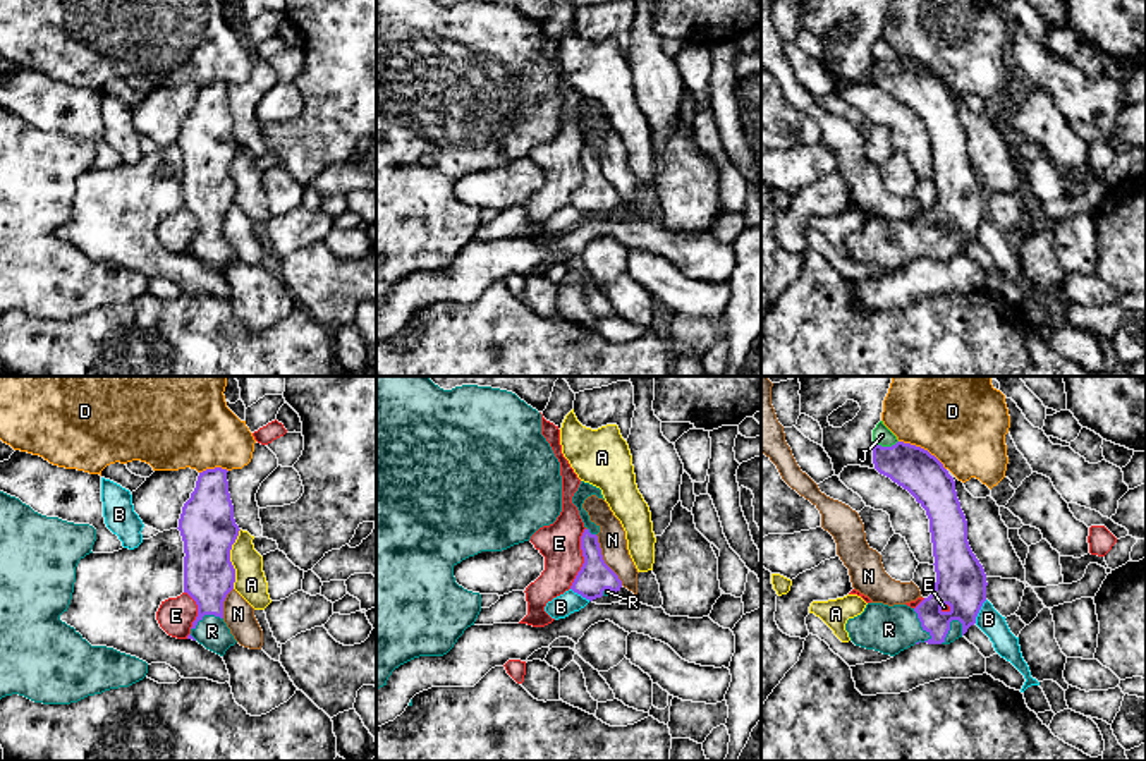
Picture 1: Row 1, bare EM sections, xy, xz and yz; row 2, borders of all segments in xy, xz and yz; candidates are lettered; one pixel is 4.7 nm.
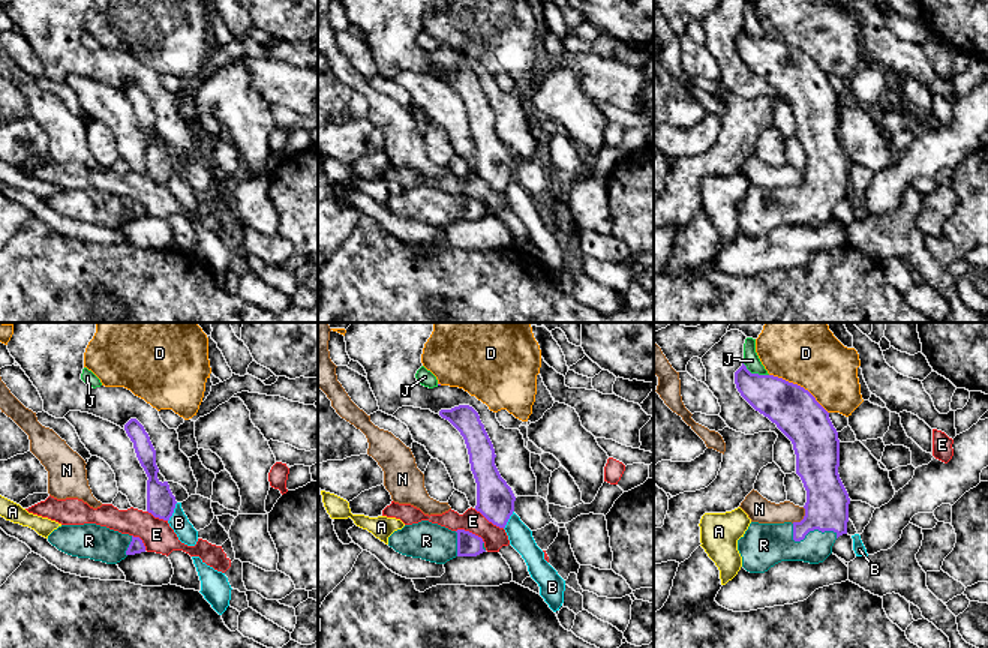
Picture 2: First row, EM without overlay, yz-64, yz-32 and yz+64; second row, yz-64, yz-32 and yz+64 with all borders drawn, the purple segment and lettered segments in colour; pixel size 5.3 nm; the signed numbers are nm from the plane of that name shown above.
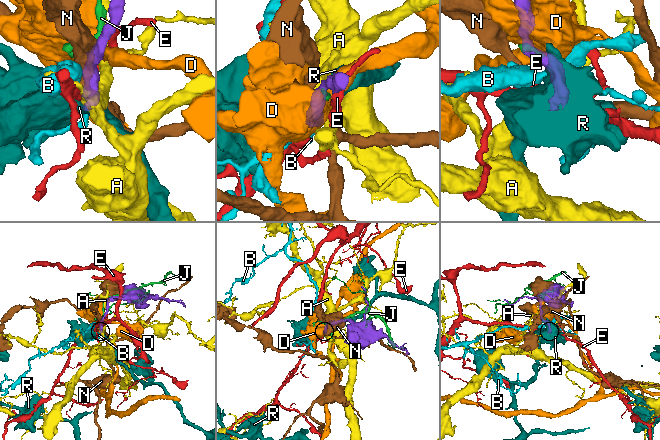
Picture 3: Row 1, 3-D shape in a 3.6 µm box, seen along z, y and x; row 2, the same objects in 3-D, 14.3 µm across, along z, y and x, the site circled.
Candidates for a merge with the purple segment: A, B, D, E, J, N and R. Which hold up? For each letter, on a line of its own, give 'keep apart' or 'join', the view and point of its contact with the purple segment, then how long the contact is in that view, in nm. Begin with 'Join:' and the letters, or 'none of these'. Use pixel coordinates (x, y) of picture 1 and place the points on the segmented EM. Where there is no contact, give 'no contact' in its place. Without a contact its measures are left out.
Join: R
A: keep apart; meets purple in xy at (229, 559); contact 280 nm long
B: keep apart; meets purple in yz at (978, 612); contact 130 nm long
D: keep apart; meets purple in yz at (923, 449); contact 260 nm long
E: keep apart; meets purple in xz at (585, 559); contact 300 nm long
J: keep apart; meets purple in yz at (885, 447); contact 110 nm long
N: keep apart; meets purple in xz at (603, 560); contact 280 nm long
R: join; meets purple in yz at (921, 626); contact 170 nm long

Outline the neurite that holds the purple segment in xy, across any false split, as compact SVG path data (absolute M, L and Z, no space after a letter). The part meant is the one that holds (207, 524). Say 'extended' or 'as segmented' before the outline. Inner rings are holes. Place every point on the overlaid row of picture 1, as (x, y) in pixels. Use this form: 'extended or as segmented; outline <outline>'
extended; outline M227 469L199 472L184 503L179 531L184 541L184 593L198 605L187 639L223 656L237 641L223 622L223 601L234 589L230 550L239 536L229 493Z

